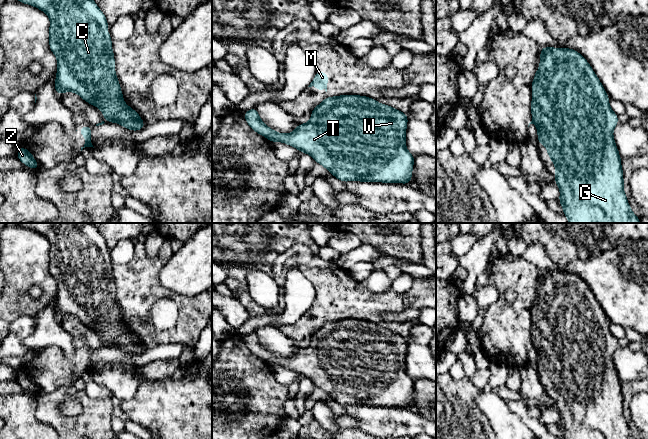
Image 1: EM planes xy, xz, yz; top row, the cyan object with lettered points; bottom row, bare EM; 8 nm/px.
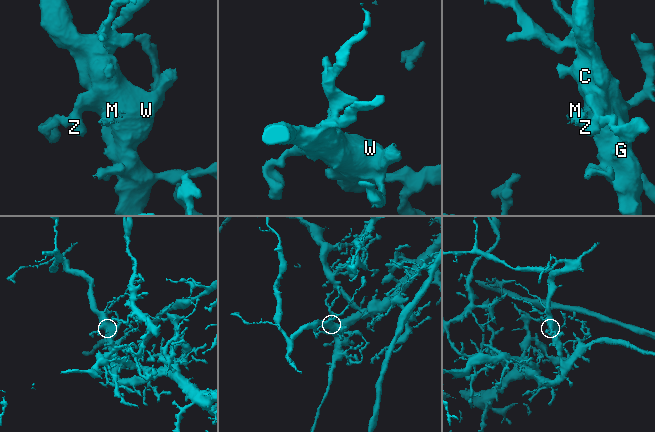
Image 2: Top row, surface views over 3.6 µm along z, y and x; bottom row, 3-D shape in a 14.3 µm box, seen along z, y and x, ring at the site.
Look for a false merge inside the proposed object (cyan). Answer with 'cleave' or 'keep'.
cleave

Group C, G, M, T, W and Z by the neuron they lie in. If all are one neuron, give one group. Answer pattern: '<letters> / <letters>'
C G T W Z / M

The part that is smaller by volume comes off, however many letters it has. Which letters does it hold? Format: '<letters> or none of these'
M

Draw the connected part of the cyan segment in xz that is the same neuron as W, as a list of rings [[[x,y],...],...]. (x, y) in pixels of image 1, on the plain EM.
[[[342,319],[325,322],[314,331],[310,344],[298,348],[296,353],[288,358],[278,357],[269,352],[259,341],[254,331],[244,336],[247,348],[256,357],[264,360],[270,366],[288,368],[302,377],[309,378],[315,386],[325,391],[333,400],[342,406],[382,406],[403,407],[408,409],[412,404],[414,379],[406,372],[406,353],[408,340],[389,329],[381,328],[376,323],[360,319]]]

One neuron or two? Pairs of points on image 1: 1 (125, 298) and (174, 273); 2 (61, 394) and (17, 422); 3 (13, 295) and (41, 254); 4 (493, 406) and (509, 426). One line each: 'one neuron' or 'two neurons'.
1: two neurons
2: two neurons
3: one neuron
4: one neuron

